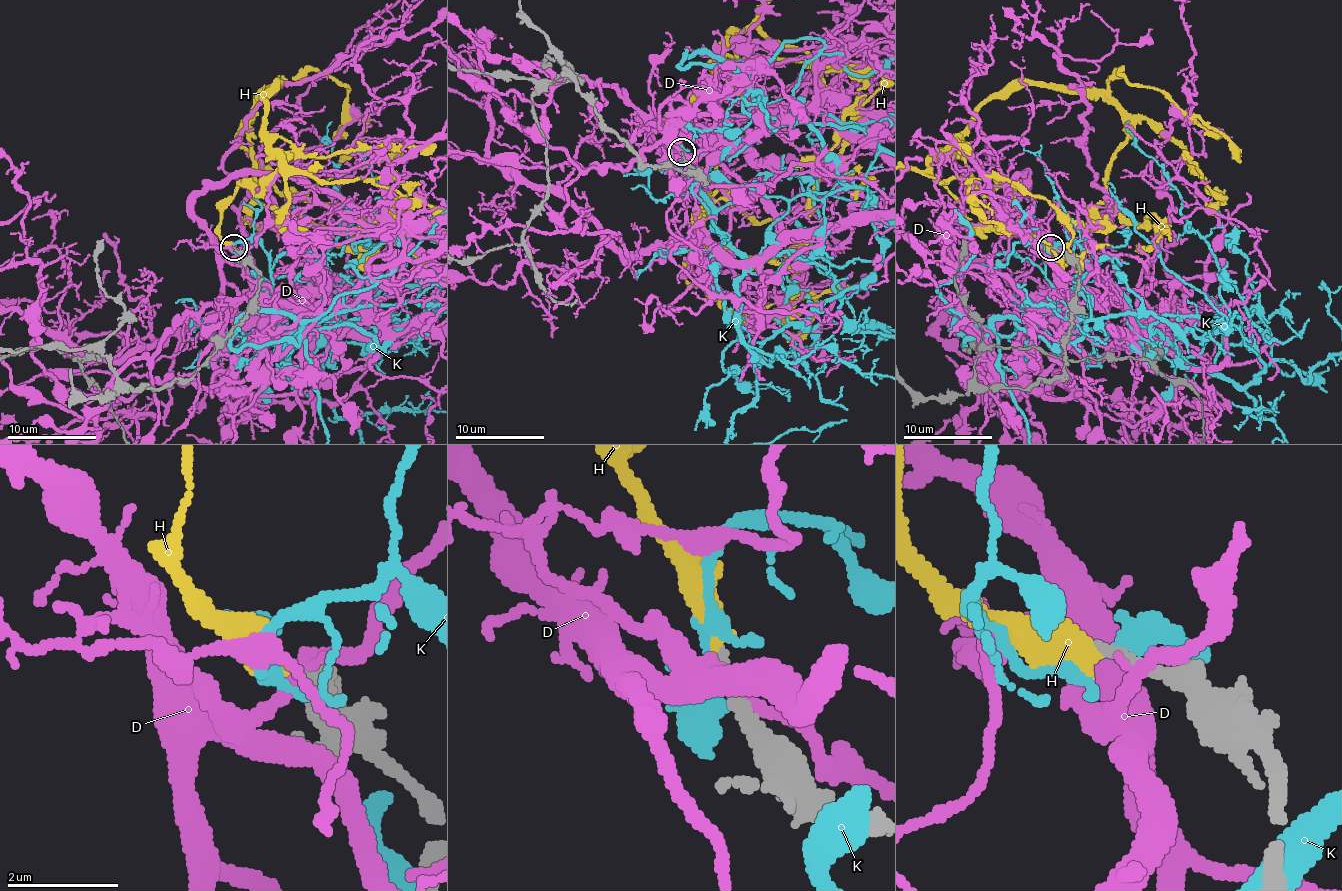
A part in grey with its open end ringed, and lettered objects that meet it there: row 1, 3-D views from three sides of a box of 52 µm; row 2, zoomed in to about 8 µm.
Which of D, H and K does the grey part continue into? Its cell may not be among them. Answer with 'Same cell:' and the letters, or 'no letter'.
Same cell: H

